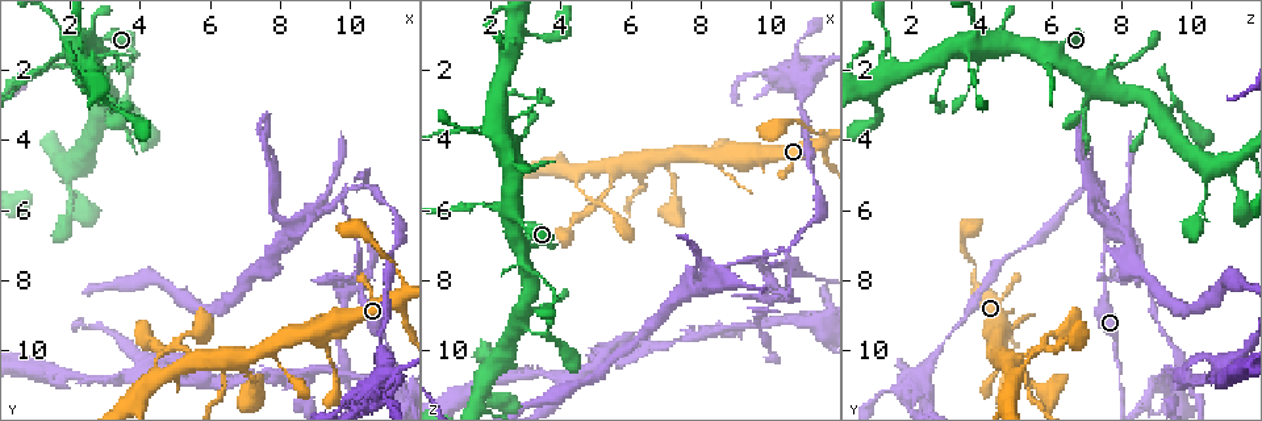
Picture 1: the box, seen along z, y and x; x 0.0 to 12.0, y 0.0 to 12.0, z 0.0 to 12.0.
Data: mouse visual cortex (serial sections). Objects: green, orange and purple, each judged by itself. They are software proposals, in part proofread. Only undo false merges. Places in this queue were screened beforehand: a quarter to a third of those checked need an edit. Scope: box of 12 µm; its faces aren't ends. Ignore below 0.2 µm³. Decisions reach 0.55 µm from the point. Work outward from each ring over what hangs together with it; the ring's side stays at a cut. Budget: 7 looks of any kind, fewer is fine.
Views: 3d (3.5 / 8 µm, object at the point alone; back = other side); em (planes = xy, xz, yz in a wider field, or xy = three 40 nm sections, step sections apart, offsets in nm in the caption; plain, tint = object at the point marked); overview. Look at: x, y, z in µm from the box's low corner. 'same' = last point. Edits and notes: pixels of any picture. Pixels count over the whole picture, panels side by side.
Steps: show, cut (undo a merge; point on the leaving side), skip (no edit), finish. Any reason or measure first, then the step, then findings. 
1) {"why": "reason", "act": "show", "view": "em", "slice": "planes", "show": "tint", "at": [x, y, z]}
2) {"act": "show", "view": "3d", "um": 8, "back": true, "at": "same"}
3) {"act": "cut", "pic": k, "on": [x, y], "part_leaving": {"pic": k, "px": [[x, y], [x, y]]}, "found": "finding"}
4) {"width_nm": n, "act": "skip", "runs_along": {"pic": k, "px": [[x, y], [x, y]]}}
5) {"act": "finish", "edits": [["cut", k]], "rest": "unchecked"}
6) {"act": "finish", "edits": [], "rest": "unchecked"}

{"why": "sharp bend", "act": "show", "view": "em", "slice": "planes", "show": "tint", "at": [9.8, 5.9, 7.4]}

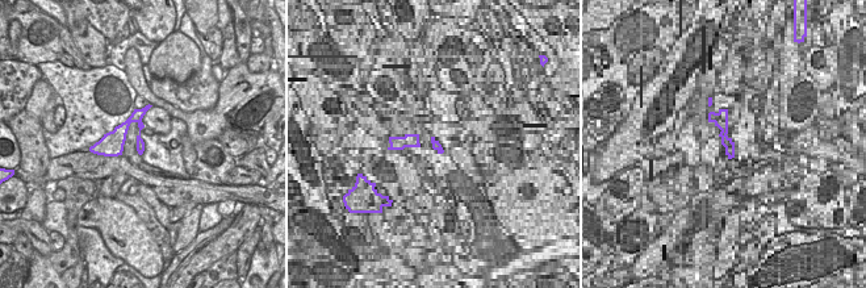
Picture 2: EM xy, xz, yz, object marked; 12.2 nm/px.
{"why": "wider look", "act": "show", "view": "3d", "um": 3.5, "at": "same"}

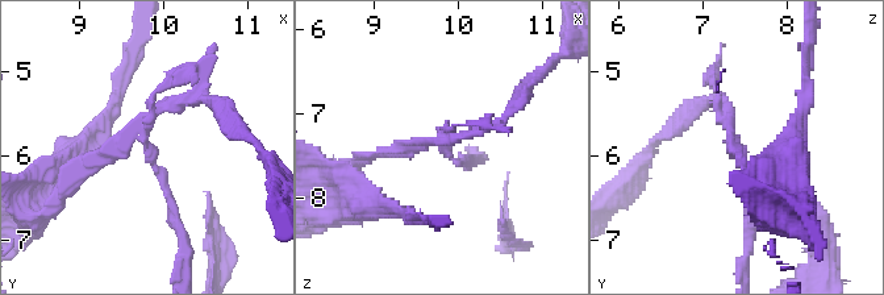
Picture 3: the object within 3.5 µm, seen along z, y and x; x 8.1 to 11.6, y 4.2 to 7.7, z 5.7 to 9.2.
{"act": "cut", "pic": 3, "on": [521, 98], "found": "a second cell is stuck on"}

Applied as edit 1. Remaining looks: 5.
{"act": "show", "view": "overview"}

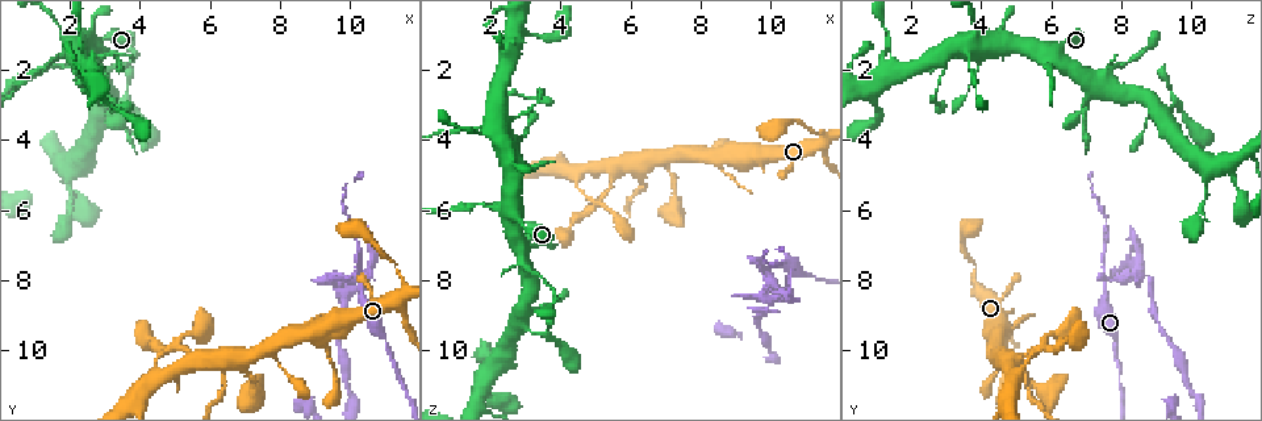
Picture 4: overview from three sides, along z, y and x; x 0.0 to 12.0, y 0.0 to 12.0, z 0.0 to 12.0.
{"act": "show", "view": "3d", "um": 8, "at": [10.2, 7.9, 7.5]}

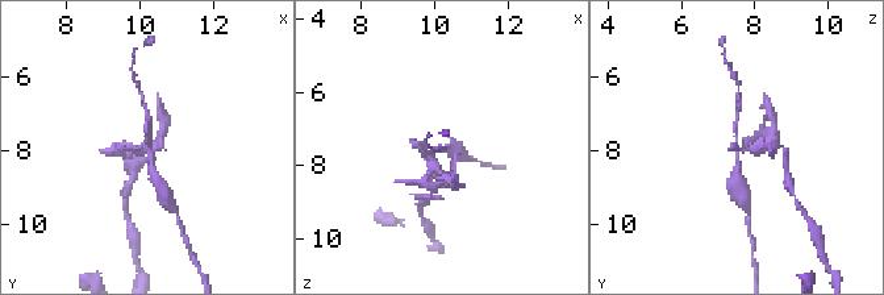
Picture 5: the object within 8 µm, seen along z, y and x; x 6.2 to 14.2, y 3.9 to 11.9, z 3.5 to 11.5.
{"why": "need the tissue", "act": "show", "view": "em", "slice": "xy", "step": 2, "show": "tint", "at": [10.2, 7.9, 7.6]}

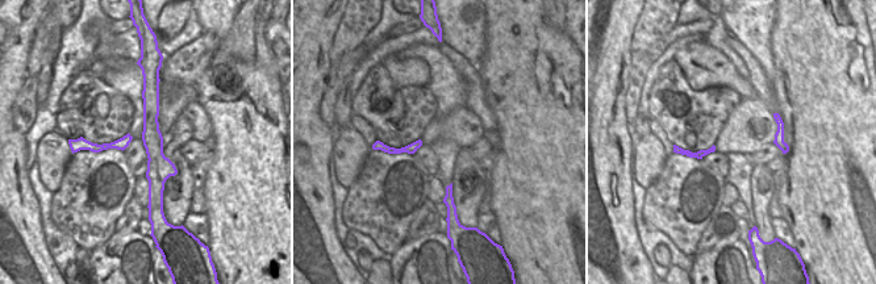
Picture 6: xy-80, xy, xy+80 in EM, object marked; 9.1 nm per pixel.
{"act": "cut", "pic": 5, "on": [125, 146], "part_leaving": {"pic": 5, "px": [[736, 144], [754, 152], [778, 146]]}, "found": "a second cell is stuck on"}

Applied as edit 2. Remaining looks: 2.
{"act": "finish", "edits": [["cut", 3], ["cut", 5]], "rest": "unchecked"}

